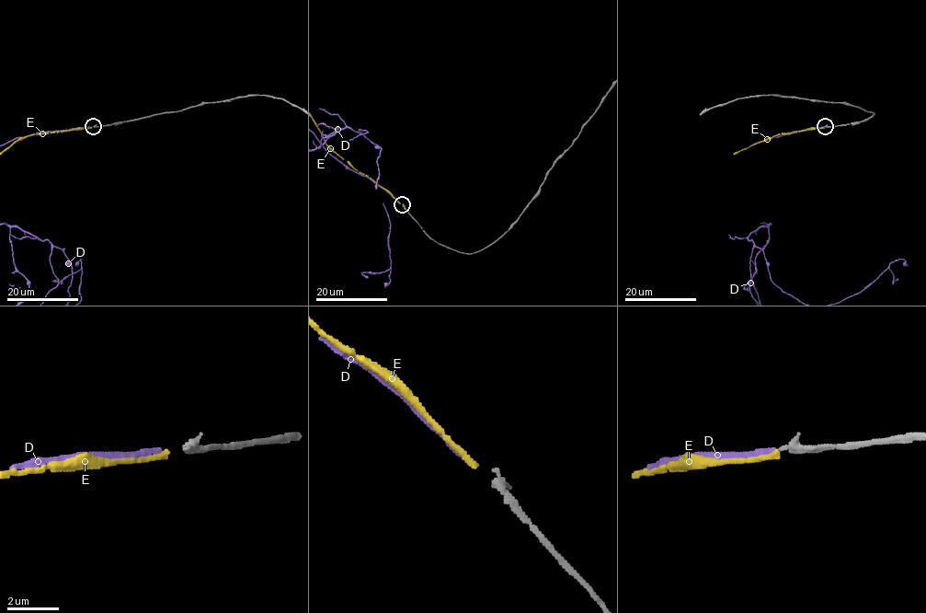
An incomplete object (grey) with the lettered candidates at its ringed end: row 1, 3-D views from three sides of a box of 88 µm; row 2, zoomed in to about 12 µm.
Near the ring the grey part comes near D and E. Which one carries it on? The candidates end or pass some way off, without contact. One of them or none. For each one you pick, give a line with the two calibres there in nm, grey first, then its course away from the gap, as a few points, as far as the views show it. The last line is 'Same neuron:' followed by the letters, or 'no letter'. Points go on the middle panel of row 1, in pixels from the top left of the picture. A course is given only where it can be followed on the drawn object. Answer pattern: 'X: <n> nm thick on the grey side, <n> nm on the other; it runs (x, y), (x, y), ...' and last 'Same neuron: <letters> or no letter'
E: 320 nm thick on the grey side, 220 nm on the other
Same neuron: E

